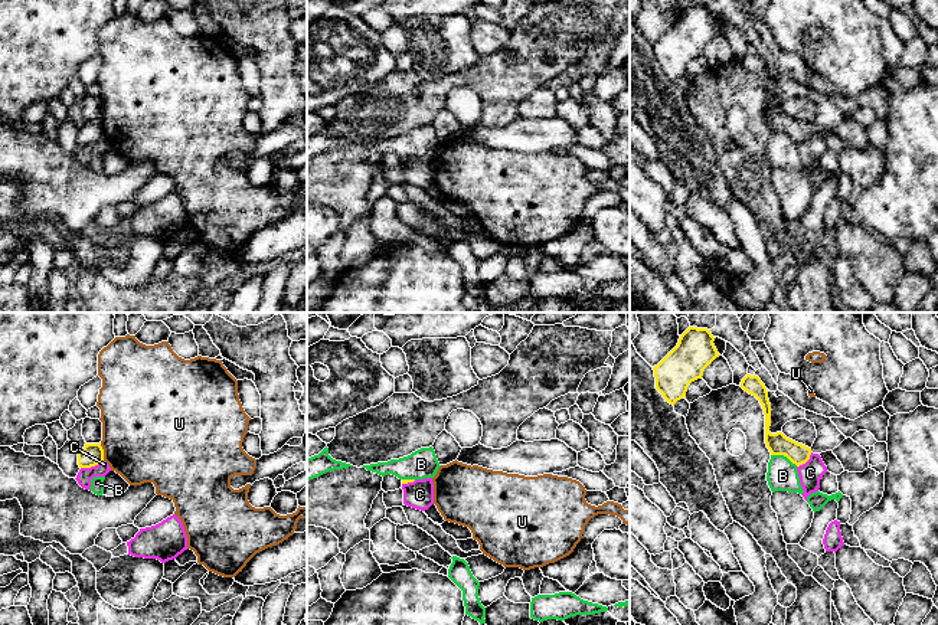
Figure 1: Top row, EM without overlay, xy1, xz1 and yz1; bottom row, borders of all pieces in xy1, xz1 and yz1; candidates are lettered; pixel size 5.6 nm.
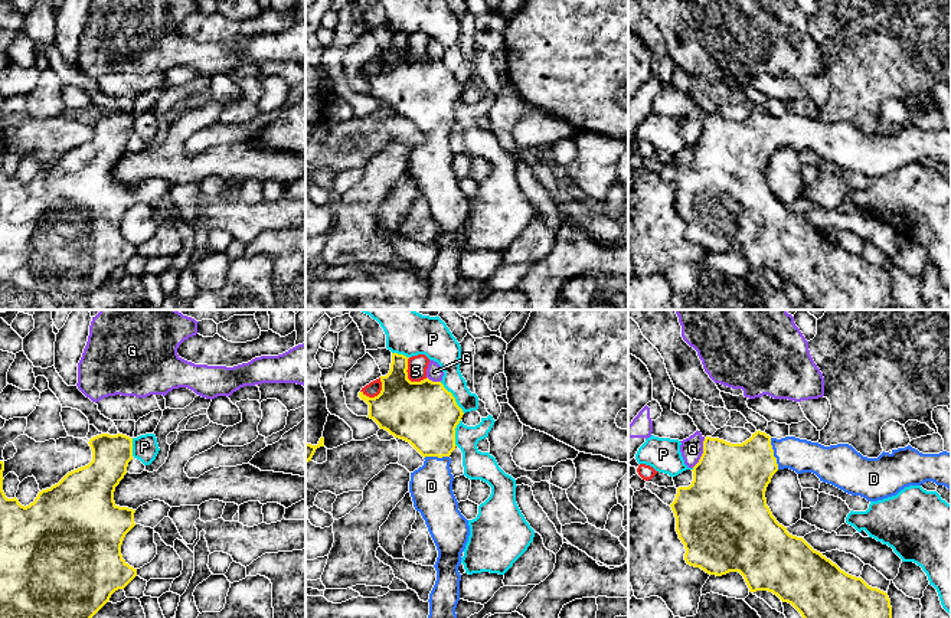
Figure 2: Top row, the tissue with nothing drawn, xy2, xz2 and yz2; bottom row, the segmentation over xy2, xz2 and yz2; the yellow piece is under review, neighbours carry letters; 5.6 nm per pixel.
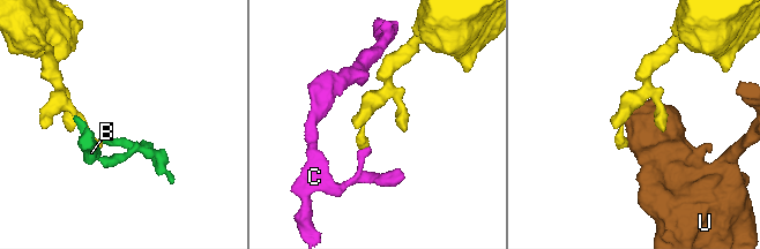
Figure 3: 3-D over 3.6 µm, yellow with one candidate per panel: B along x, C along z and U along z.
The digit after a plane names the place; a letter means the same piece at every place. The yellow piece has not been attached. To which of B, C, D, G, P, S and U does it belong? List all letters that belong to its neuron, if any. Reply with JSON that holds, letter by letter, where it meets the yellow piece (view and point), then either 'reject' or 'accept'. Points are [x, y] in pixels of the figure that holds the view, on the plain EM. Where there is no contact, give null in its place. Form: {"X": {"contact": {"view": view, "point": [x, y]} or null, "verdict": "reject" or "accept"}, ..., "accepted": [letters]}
{"B": {"contact": {"view": "yz1", "point": [784, 133]}, "verdict": "reject"}, "C": {"contact": {"view": "xy1", "point": [92, 143]}, "verdict": "reject"}, "D": {"contact": {"view": "yz2", "point": [773, 131]}, "verdict": "accept"}, "G": {"contact": {"view": "yz2", "point": [703, 130]}, "verdict": "reject"}, "P": {"contact": {"view": "xz2", "point": [454, 75]}, "verdict": "reject"}, "S": {"contact": {"view": "xz2", "point": [407, 54]}, "verdict": "reject"}, "U": {"contact": {"view": "xy1", "point": [103, 130]}, "verdict": "reject"}, "accepted": ["D"]}

